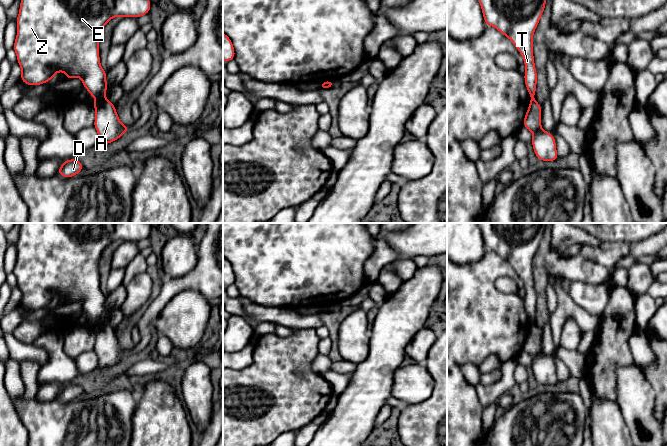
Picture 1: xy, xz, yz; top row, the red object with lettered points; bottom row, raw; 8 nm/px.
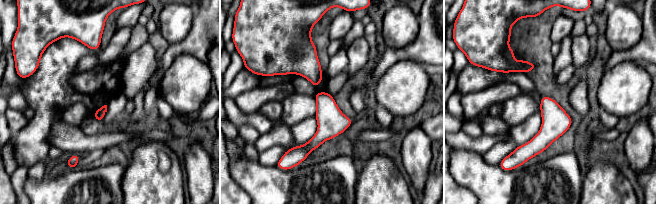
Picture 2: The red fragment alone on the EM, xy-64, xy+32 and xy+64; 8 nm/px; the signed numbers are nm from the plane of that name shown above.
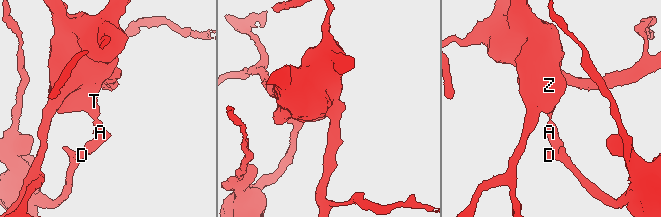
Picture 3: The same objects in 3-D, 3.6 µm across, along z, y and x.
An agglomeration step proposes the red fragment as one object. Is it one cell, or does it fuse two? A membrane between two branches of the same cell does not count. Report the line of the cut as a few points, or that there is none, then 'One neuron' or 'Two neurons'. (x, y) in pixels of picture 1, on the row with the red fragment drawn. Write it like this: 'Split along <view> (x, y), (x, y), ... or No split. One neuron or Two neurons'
Split along xy (103, 96), (96, 99). Two neurons

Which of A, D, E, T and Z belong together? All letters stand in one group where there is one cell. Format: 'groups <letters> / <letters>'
groups A D / E T Z

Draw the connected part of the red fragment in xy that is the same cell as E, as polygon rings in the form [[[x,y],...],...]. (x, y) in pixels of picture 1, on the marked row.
[[[21,0],[13,46],[22,69],[20,81],[30,86],[41,85],[53,79],[57,72],[63,71],[65,80],[81,77],[83,87],[89,94],[95,99],[101,99],[108,89],[107,71],[101,67],[99,56],[99,37],[103,27],[113,17],[138,18],[148,14],[150,9],[149,0]]]

